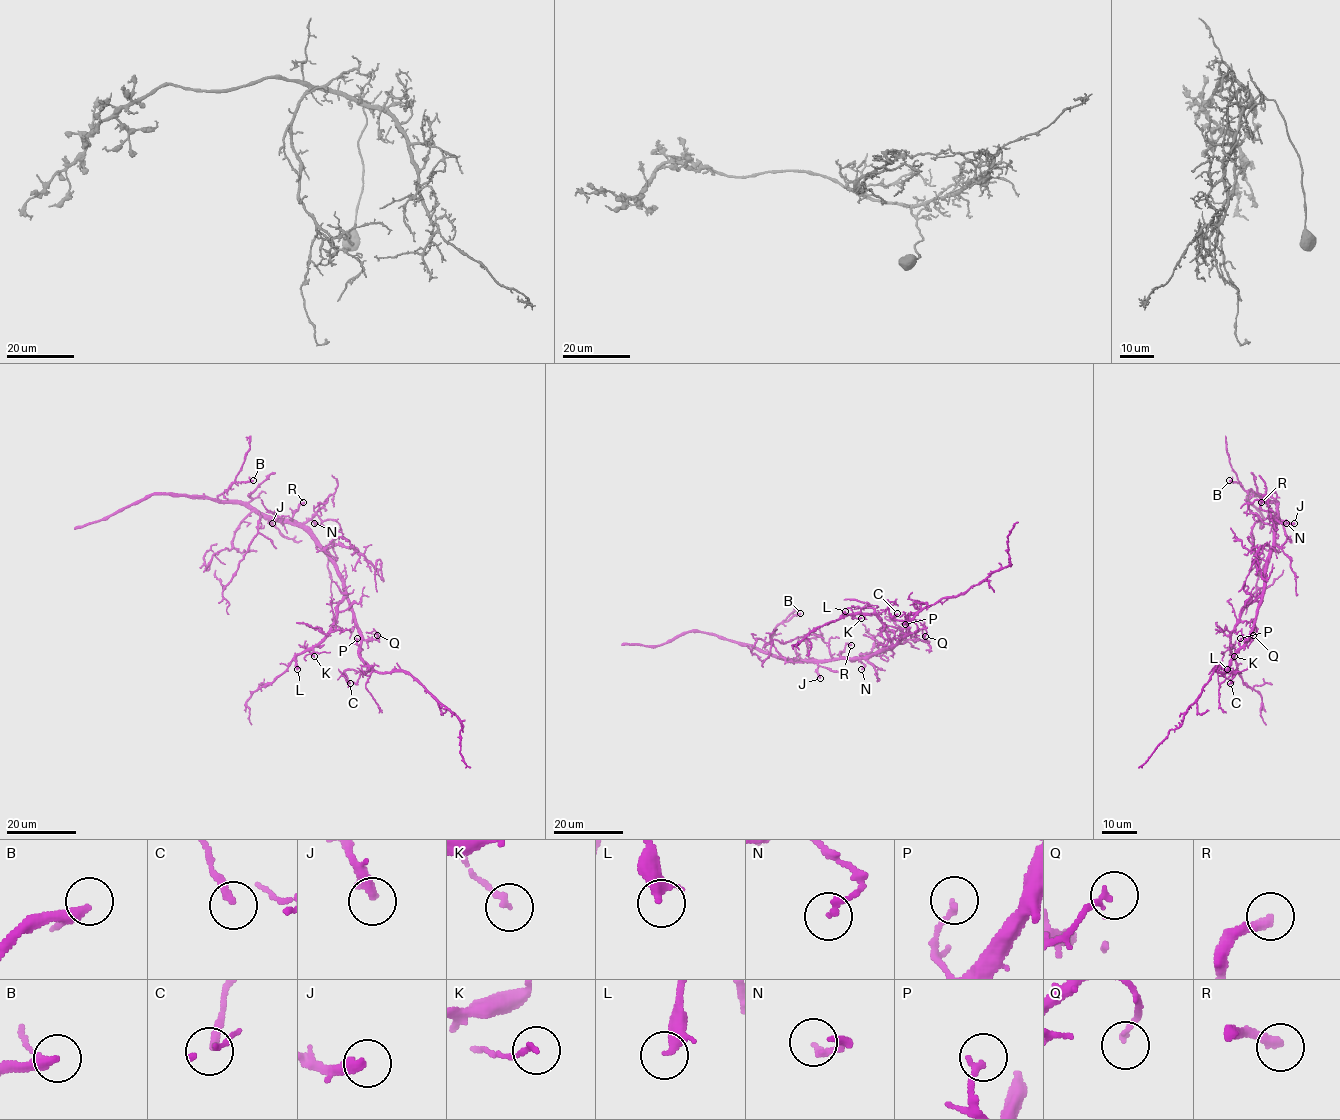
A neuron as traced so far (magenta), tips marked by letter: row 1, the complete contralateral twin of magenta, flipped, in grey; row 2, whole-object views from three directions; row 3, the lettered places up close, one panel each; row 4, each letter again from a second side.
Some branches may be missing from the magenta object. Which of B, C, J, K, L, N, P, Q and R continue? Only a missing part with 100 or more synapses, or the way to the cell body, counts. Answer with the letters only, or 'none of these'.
J

